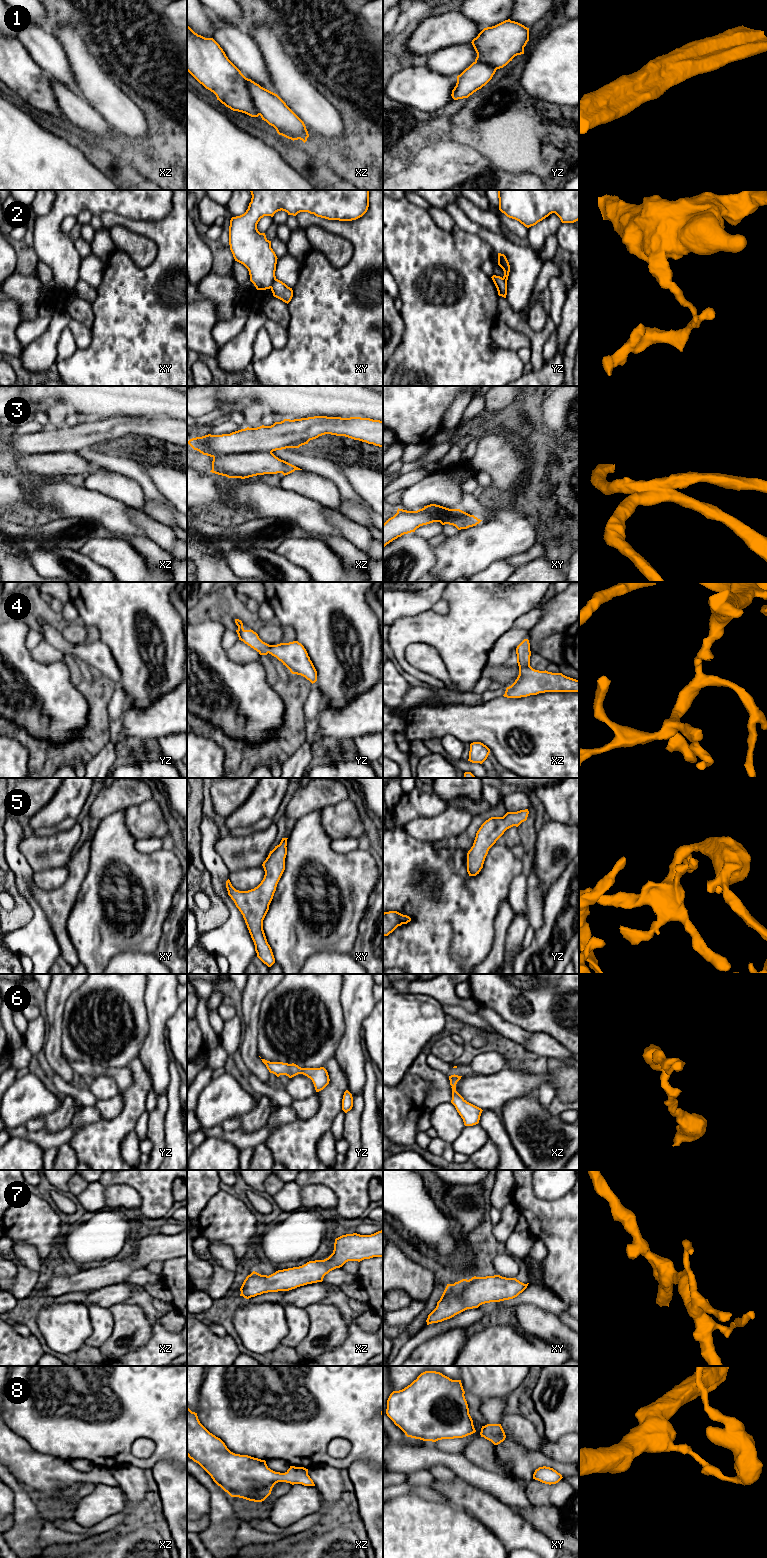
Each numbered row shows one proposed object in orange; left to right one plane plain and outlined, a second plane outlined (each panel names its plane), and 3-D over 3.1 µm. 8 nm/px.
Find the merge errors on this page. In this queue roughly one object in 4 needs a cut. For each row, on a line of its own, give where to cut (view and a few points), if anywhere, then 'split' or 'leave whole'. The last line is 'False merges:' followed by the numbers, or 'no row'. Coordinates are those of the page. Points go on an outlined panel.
1: cut xz (245, 78), (251, 100), (259, 114); split
2: cut xy (275, 278), (270, 287); split
3: cut none; leave whole
4: cut none; leave whole
5: cut none; leave whole
6: cut none; leave whole
7: cut none; leave whole
8: cut none; leave whole
False merges: 1, 2

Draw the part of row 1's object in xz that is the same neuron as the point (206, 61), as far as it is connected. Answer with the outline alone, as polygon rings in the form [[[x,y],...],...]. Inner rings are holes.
[[[187,25],[187,71],[206,89],[213,92],[217,100],[233,111],[258,117],[259,113],[252,101],[246,77],[228,59],[223,49],[213,38],[205,38],[195,33]]]

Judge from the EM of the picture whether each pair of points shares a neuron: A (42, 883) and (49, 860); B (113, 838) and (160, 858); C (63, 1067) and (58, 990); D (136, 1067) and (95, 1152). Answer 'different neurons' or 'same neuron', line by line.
A: different neurons
B: same neuron
C: same neuron
D: same neuron

